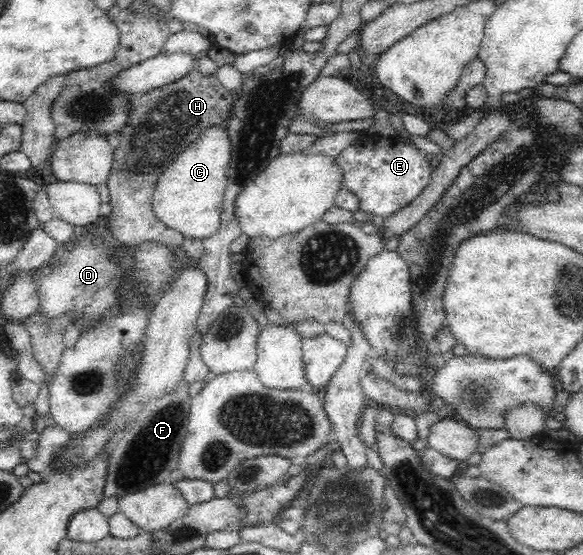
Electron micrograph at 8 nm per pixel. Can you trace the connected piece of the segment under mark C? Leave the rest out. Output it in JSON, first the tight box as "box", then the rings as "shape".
{"box":[152,126,232,241],"shape":[[[225,126],[205,128],[159,176],[152,199],[156,216],[183,238],[203,241],[217,233],[231,160],[232,145]]]}

